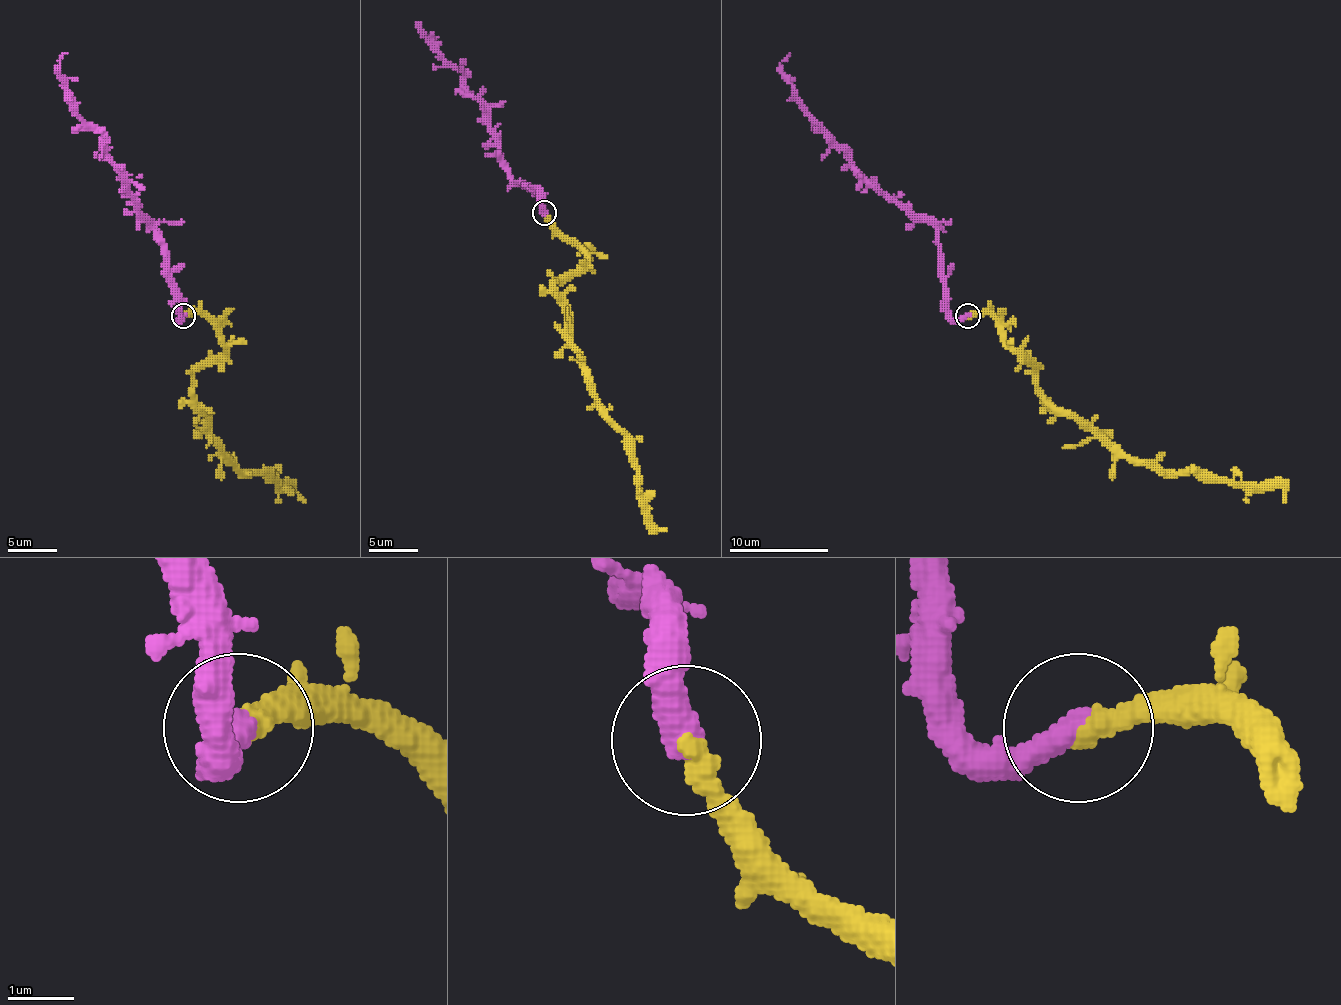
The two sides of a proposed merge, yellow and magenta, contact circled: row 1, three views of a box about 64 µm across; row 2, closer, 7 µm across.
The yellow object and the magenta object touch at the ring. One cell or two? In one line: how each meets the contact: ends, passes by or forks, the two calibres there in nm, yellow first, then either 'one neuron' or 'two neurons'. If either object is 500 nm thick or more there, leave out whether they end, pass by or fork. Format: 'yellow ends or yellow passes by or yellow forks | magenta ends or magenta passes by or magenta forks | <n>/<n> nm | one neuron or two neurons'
320/500 nm | one neuron

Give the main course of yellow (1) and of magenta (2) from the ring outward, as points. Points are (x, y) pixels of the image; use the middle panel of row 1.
1: (545, 213), (584, 255), (577, 270), (555, 282), (567, 342), (602, 414), (624, 436), (644, 518), (666, 530)
2: (545, 213), (540, 193), (508, 173), (488, 111), (468, 92), (465, 77), (438, 52), (428, 35)

